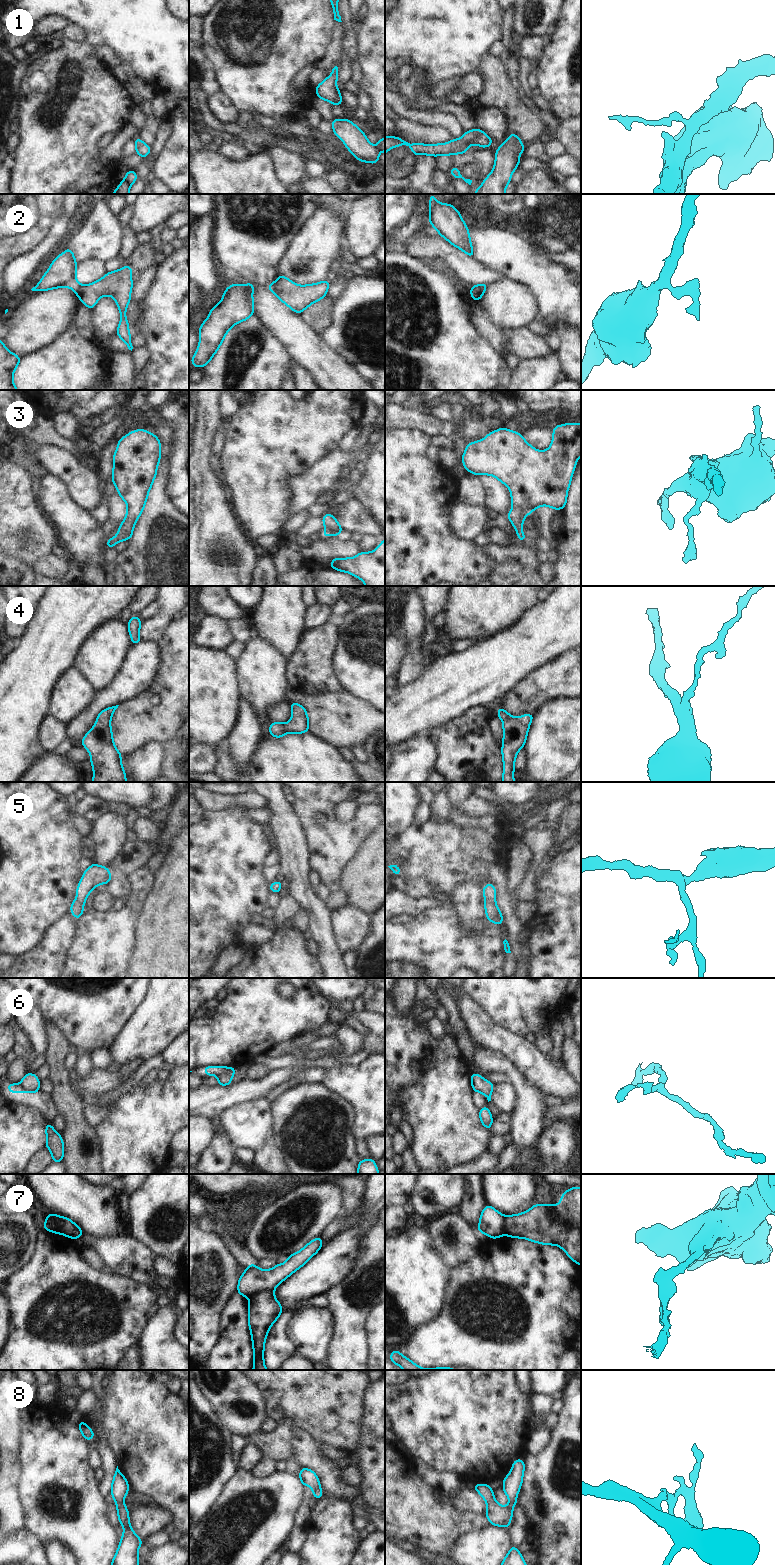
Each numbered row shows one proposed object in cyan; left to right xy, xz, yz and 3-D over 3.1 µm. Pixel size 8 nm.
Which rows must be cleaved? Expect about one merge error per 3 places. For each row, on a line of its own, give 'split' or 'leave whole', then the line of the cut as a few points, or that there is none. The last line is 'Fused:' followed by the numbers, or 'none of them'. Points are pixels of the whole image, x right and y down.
1: leave whole; cut none
2: split; cut xz (272, 283), (275, 293)
3: leave whole; cut none
4: leave whole; cut none
5: leave whole; cut none
6: split; cut xy (19, 1085), (26, 1090), (38, 1090)
7: split; cut xz (273, 1289), (261, 1290), (249, 1297)
8: leave whole; cut none
Fused: 2, 6, 7

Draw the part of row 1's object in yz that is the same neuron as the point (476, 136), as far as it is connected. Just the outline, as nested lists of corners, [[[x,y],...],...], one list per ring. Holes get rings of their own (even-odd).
[[[479,128],[472,131],[466,131],[461,139],[452,139],[444,144],[410,144],[400,137],[385,136],[385,154],[393,147],[406,145],[411,148],[412,153],[417,156],[420,154],[430,156],[464,154],[471,144],[476,144],[479,147],[490,147],[492,139]]]

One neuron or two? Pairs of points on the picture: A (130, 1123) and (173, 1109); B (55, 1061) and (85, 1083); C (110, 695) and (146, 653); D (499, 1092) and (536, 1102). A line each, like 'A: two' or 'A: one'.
A: one
B: two
C: one
D: two

